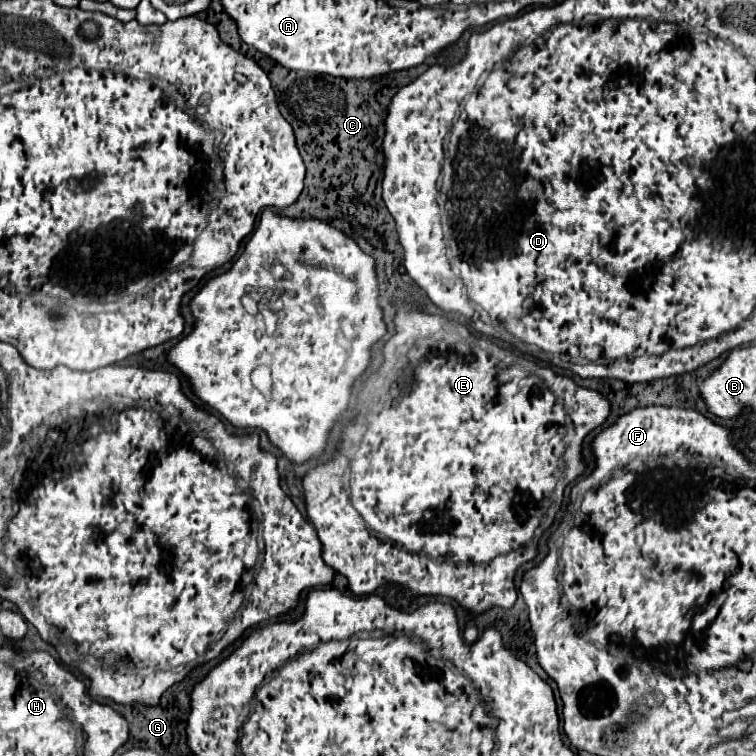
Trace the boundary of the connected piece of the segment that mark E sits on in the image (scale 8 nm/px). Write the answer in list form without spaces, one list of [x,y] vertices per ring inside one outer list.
[[[396,302],[396,308],[398,308],[398,314],[394,322],[396,322],[398,334],[384,344],[386,360],[382,368],[378,370],[378,374],[370,376],[360,396],[360,413],[356,414],[353,410],[351,416],[355,419],[354,423],[349,421],[343,424],[341,440],[337,445],[338,452],[332,459],[323,463],[322,466],[308,470],[308,474],[304,476],[306,510],[322,542],[322,558],[330,568],[338,570],[340,574],[348,578],[350,590],[354,594],[372,594],[376,588],[384,584],[400,584],[402,588],[408,588],[412,596],[424,596],[424,594],[448,596],[470,612],[482,612],[494,604],[502,608],[510,608],[516,602],[514,572],[518,566],[522,566],[524,562],[532,560],[537,555],[537,545],[543,532],[552,525],[557,513],[556,508],[559,510],[562,508],[566,486],[584,474],[586,463],[581,454],[582,438],[606,420],[610,412],[610,402],[598,392],[580,388],[570,378],[554,374],[548,366],[538,366],[536,362],[520,358],[486,340],[482,342],[480,338],[475,338],[475,334],[467,326],[462,325],[457,318],[431,316],[422,312],[418,314],[412,306],[404,302]]]

